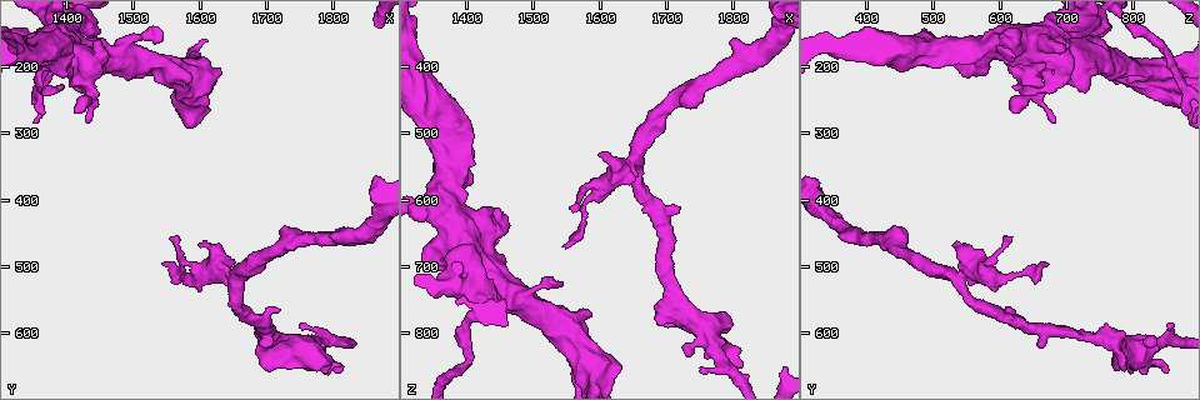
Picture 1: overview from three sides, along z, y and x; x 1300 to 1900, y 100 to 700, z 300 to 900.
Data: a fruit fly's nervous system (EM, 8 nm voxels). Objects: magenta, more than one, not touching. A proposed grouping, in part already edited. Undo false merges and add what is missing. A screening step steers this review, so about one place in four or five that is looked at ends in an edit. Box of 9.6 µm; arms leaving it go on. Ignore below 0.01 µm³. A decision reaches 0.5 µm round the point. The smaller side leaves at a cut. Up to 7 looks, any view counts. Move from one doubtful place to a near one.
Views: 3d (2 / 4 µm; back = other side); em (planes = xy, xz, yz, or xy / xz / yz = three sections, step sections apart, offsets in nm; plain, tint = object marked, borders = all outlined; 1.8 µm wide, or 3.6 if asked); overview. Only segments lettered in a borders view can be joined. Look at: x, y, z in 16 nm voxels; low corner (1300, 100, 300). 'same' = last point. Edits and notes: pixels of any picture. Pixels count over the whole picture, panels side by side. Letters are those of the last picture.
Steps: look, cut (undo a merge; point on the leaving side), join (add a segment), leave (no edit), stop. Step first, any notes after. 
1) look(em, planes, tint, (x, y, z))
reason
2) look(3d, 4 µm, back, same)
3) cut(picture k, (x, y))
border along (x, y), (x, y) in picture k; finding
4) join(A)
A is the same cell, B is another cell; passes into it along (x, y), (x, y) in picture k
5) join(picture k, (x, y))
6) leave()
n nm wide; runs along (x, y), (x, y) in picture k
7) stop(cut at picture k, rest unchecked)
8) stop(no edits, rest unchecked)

look(em, planes, tint, (1605, 510, 580))
four arms meet

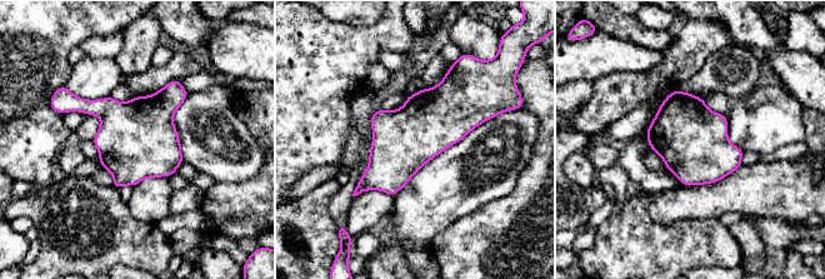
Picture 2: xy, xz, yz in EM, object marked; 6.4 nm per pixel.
look(em, planes, borders, same)

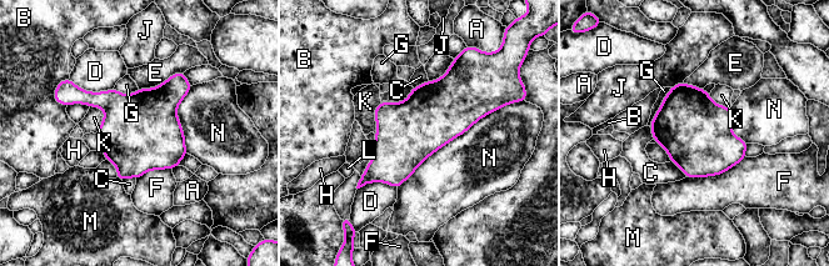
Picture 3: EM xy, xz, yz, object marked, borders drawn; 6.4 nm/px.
leave()
N touches over 850 nm; A, B, C, D, E, F, G, H, J, K, L, M and N are other cells; all the same neuron

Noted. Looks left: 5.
look(3d, 2 µm, (1705, 610, 765))

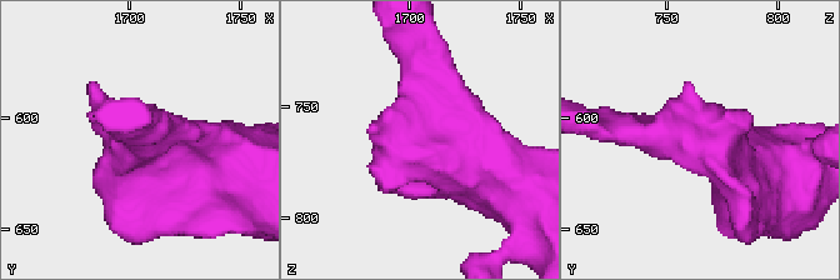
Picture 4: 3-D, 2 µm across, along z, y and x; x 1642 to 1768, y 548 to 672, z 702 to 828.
look(em, planes, borders, (1707, 608, 766))
now the EM

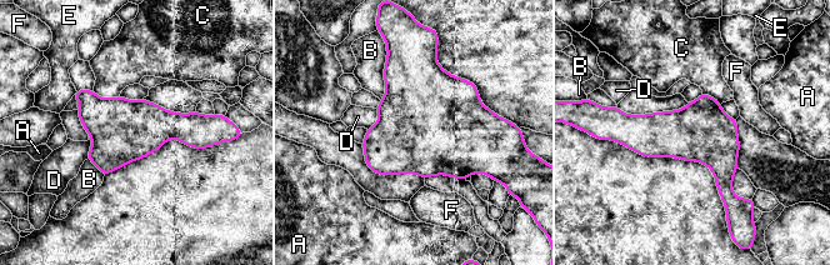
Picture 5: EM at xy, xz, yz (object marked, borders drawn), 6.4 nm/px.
leave()
A, B, C, D, E and F are other cells; border along (376, 109), (378, 121), (366, 129) in picture 5; all the same neuron

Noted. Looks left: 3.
look(3d, 2 µm, (1540, 495, 675))
an open end

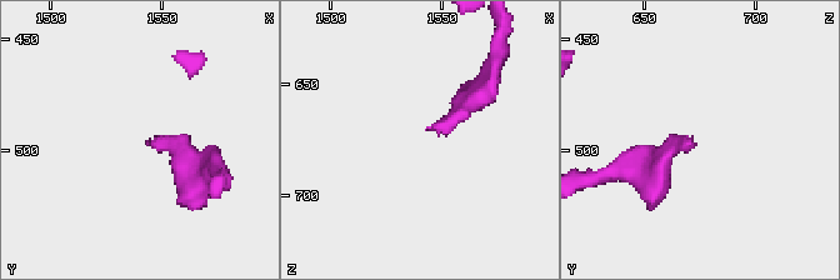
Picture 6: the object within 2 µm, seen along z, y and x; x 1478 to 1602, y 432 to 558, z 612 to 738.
look(em, planes, borders, (1544, 498, 670))

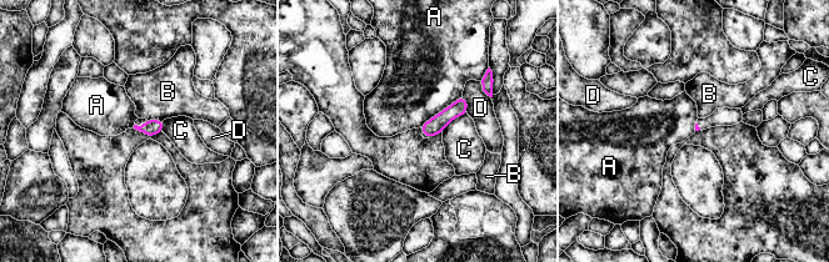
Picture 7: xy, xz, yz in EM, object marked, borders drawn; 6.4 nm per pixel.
leave()
A, B, C and D are other cells; runs along (463, 101), (434, 126), (424, 130) in picture 7; none of them fits

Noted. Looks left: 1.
stop(no edits, rest unchecked)

